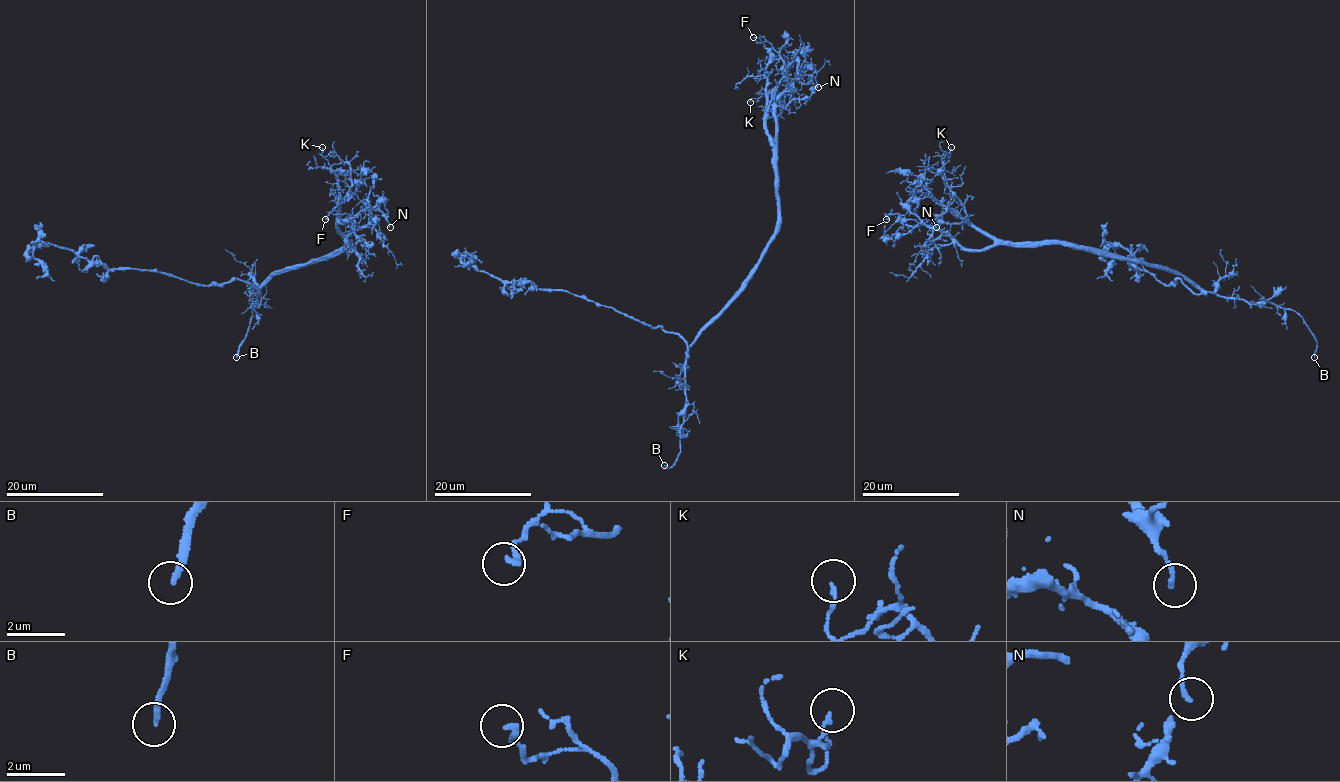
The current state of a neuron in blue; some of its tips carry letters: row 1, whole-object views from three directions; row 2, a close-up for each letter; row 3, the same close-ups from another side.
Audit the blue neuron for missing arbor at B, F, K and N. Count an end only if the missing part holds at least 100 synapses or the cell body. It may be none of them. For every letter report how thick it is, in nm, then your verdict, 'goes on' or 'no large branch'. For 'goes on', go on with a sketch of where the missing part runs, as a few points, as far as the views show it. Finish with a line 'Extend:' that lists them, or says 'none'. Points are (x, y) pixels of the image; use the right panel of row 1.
B: 220 nm | goes on
F: 200 nm | no large branch
K: 120 nm | no large branch
N: 160 nm | no large branch
Extend: B

